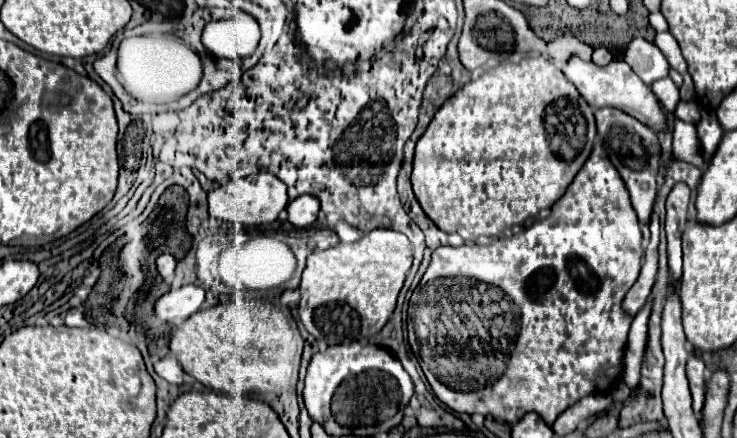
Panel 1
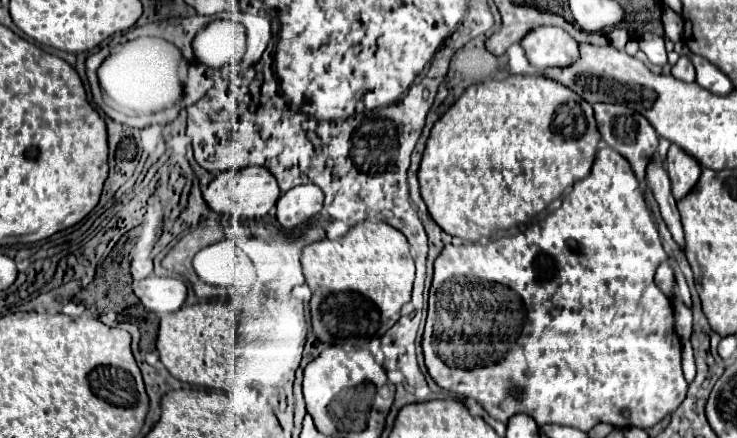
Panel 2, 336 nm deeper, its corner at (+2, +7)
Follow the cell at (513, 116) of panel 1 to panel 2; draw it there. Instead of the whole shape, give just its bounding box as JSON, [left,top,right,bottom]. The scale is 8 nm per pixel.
[418,73,600,241]

